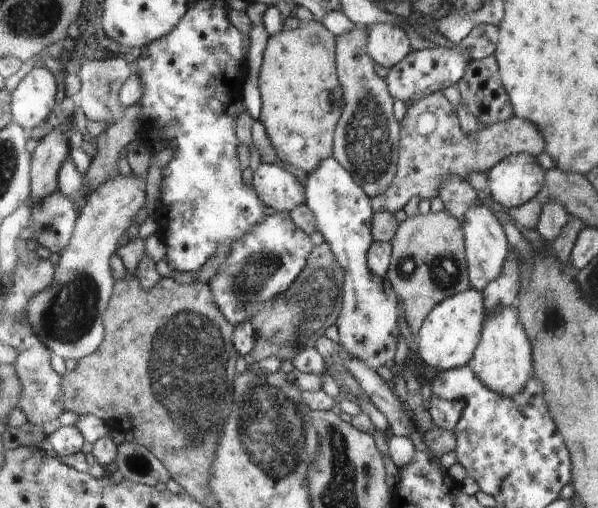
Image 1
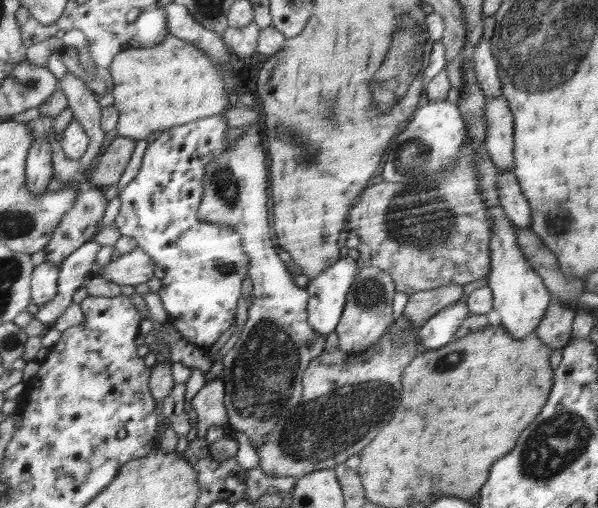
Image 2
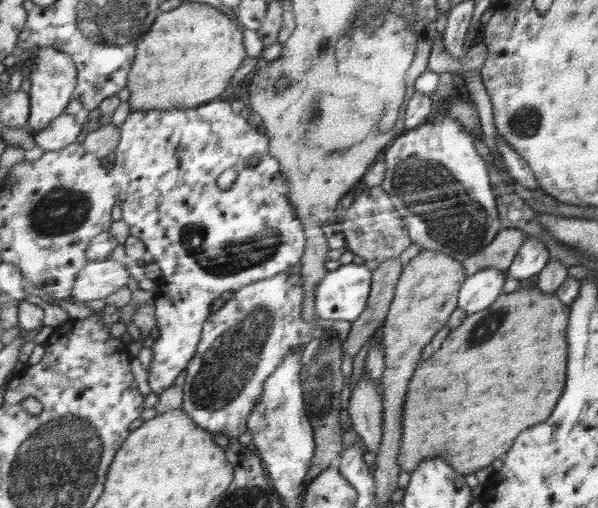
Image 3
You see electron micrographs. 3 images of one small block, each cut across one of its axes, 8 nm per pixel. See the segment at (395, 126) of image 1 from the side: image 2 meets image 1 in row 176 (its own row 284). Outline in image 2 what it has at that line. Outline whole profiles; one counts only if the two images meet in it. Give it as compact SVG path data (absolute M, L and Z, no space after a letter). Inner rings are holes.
M357 259L359 274L348 291L347 305L339 327L335 330L338 335L338 348L347 354L364 353L372 344L376 344L386 333L386 328L394 322L392 316L392 296L394 296L394 279L391 274L375 266L363 266Z

